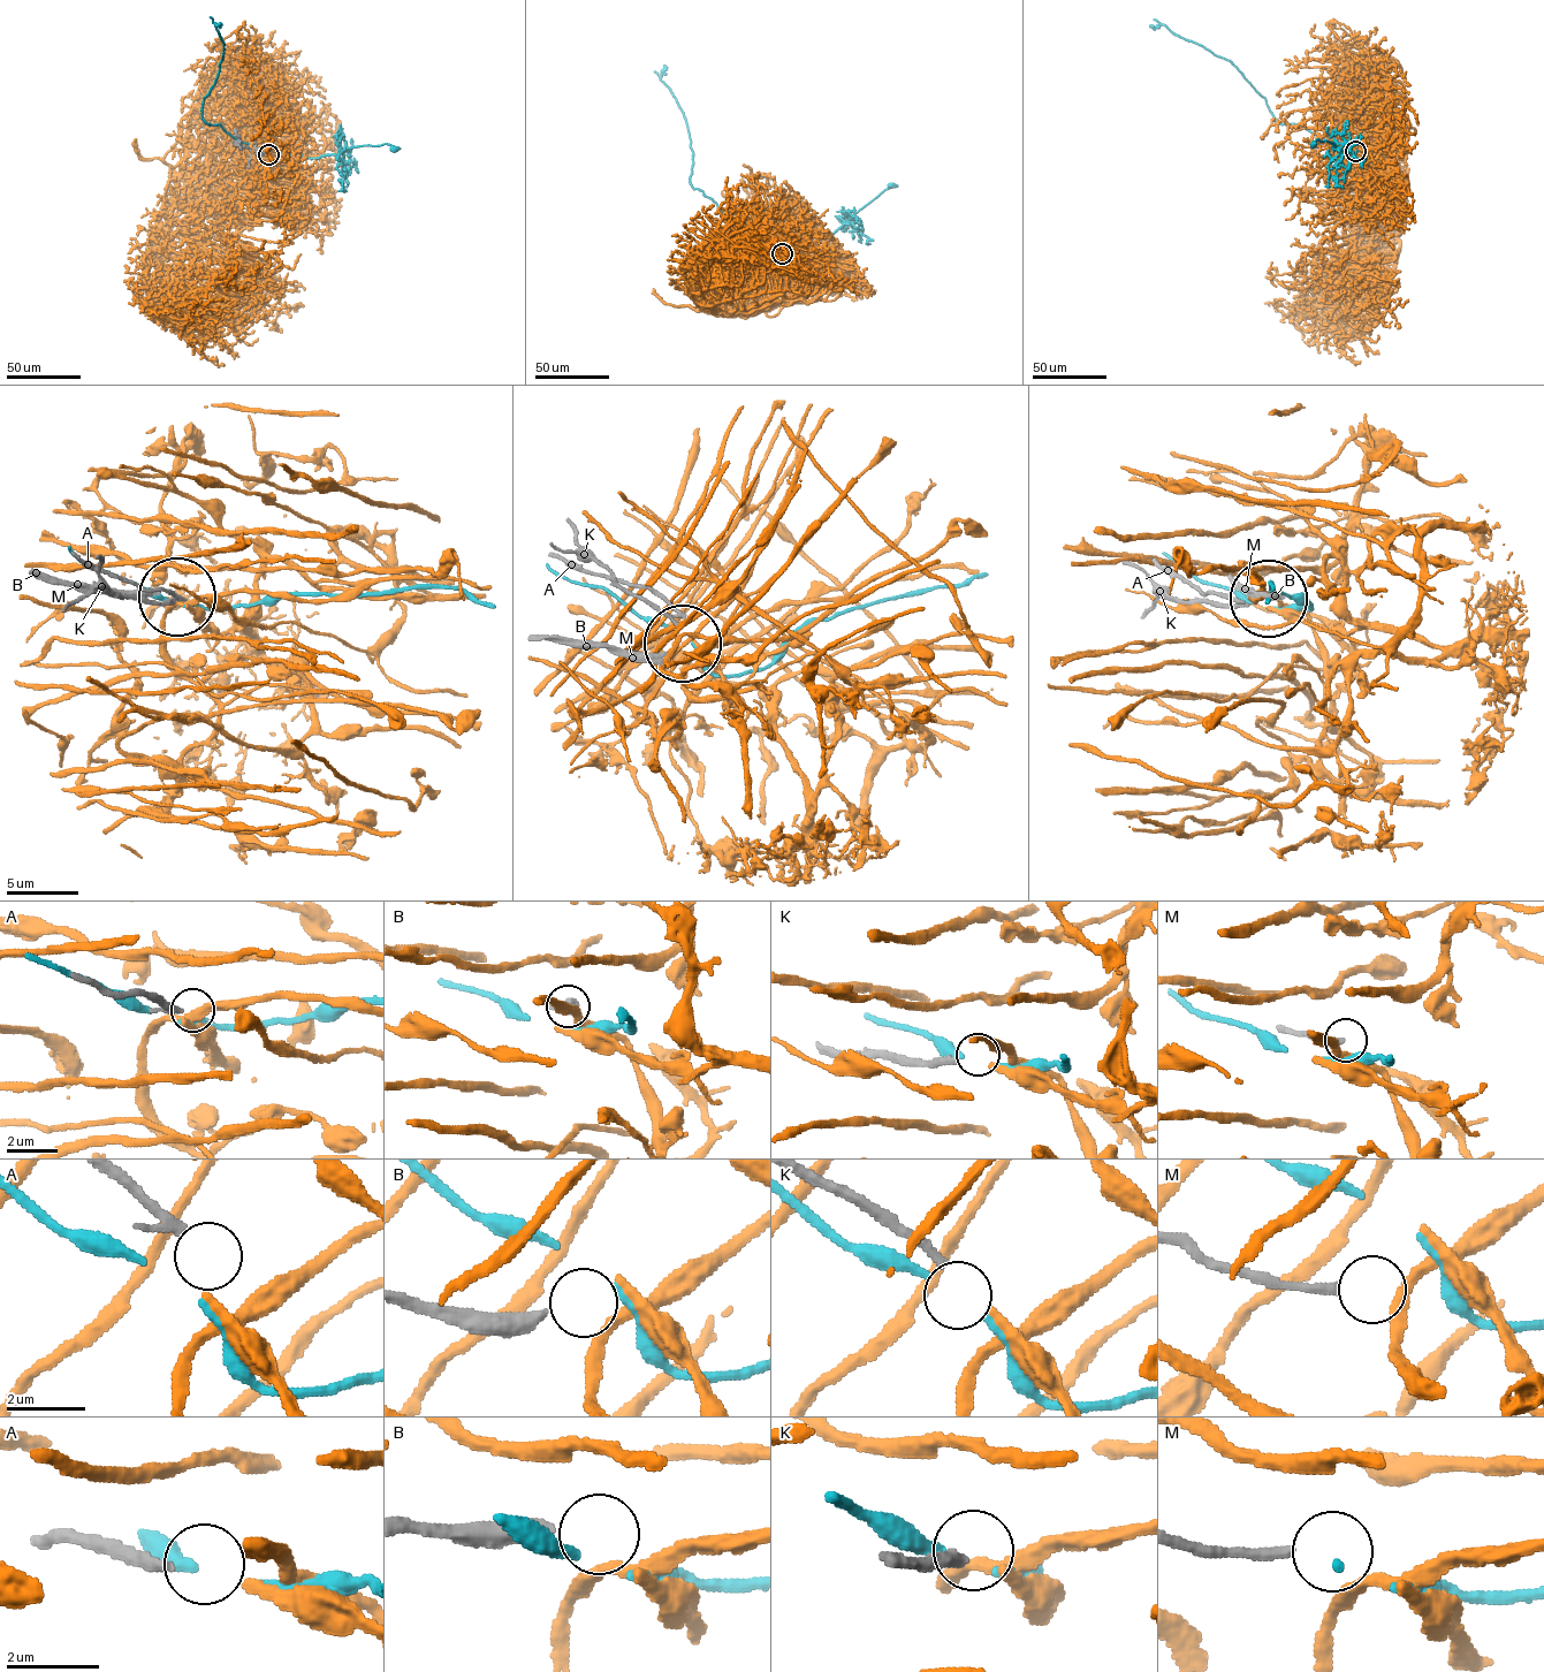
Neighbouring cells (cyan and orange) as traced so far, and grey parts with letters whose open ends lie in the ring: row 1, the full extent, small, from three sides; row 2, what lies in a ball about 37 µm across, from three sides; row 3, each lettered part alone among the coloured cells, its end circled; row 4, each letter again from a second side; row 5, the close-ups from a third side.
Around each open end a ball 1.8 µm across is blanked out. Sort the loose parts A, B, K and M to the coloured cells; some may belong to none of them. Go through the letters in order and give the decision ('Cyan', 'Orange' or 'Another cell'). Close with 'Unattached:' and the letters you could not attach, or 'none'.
A: Another cell
B: Another cell
K: Orange
M: Another cell
Unattached: A, B, M

